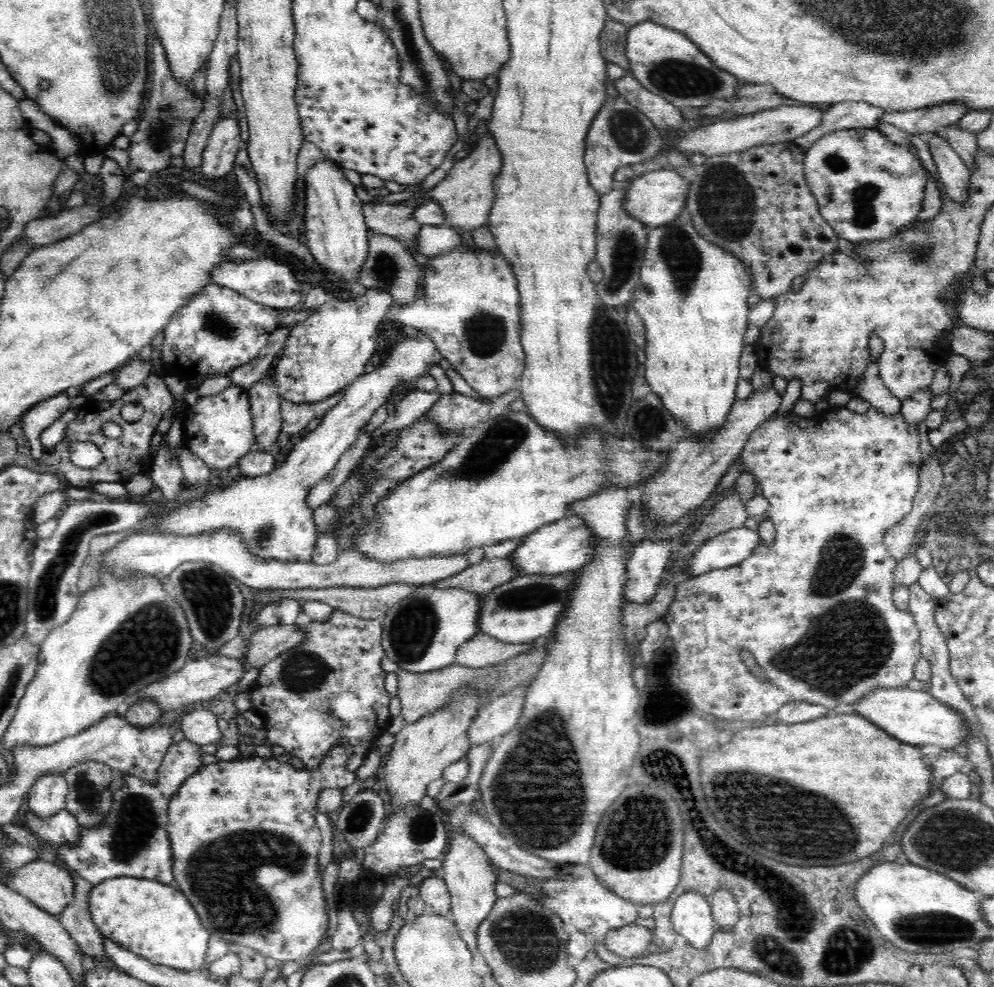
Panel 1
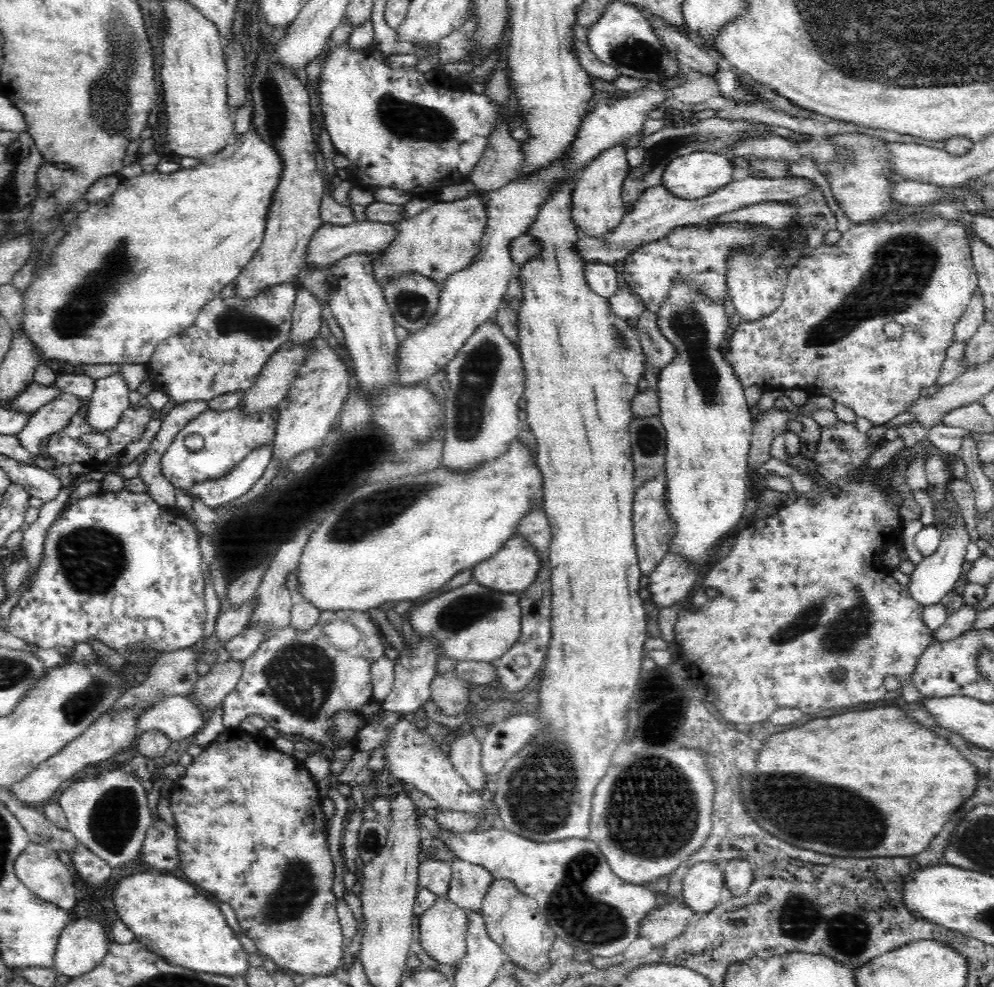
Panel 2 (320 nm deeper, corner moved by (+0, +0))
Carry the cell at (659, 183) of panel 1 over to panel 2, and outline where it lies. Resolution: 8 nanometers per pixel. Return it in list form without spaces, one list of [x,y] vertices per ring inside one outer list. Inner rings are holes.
[[[694,151],[671,160],[670,164],[665,167],[661,182],[678,199],[699,199],[712,194],[716,189],[730,184],[733,181],[732,172],[735,170],[737,168],[730,161],[728,153]]]

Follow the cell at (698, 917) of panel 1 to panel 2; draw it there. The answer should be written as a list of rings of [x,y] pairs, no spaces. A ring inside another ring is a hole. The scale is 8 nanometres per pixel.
[[[698,862],[683,868],[683,904],[692,912],[710,912],[720,903],[720,891],[724,890],[725,878],[718,863]]]

